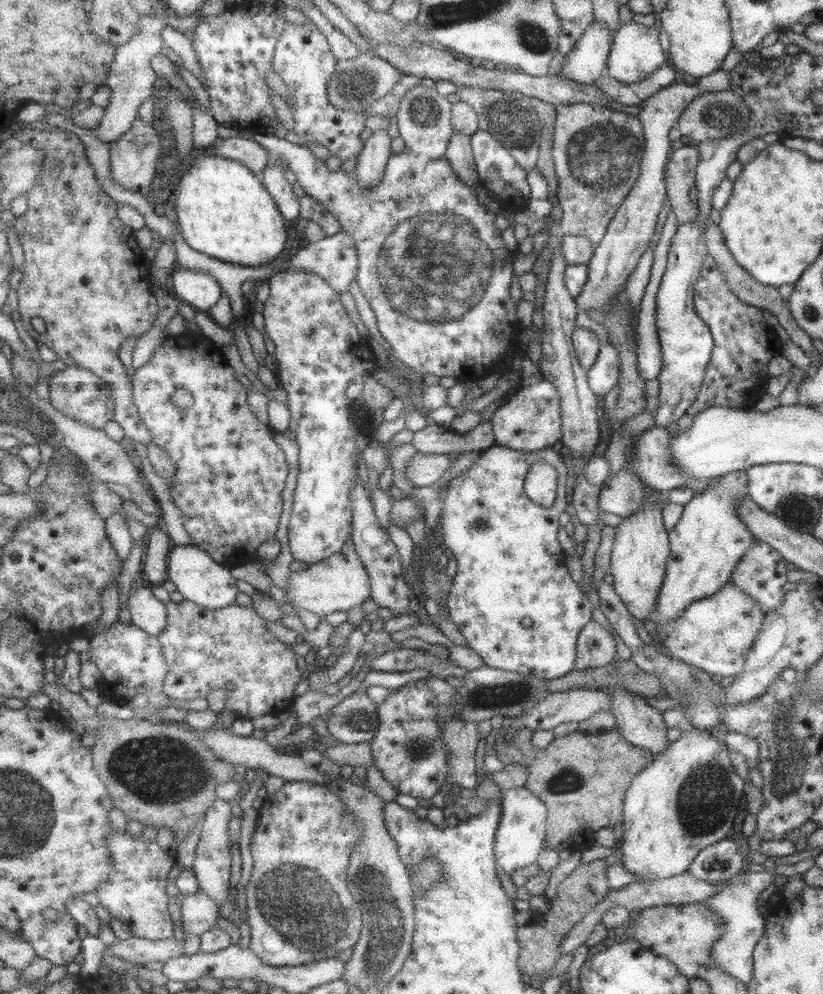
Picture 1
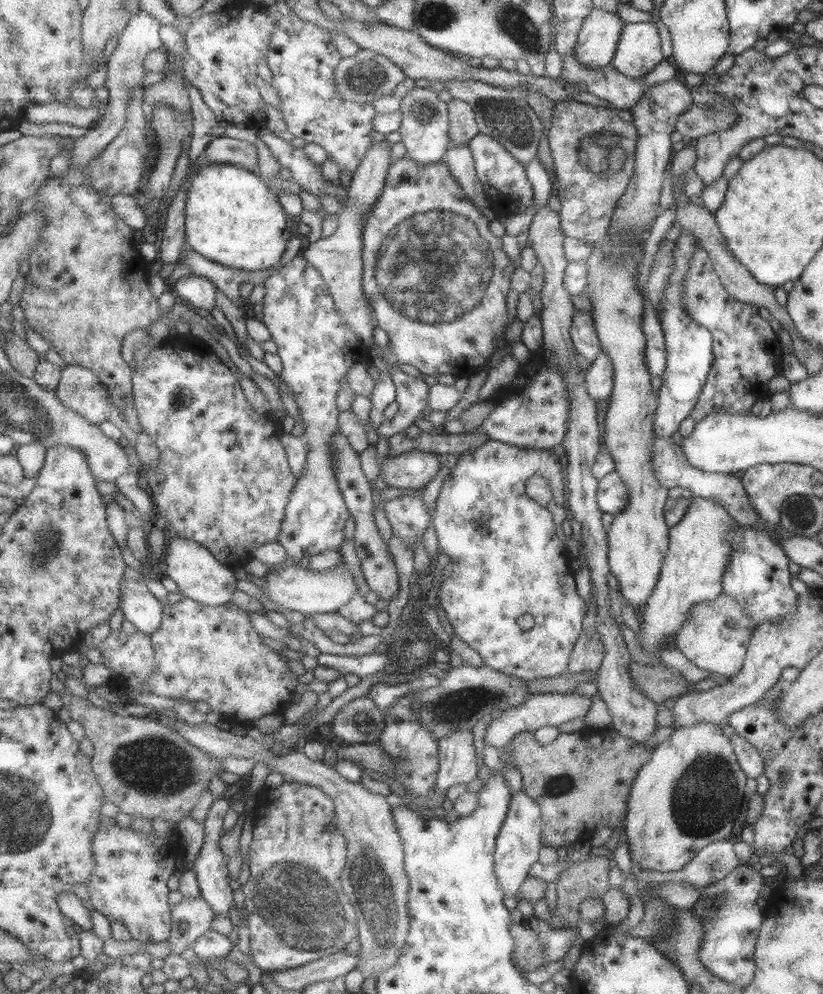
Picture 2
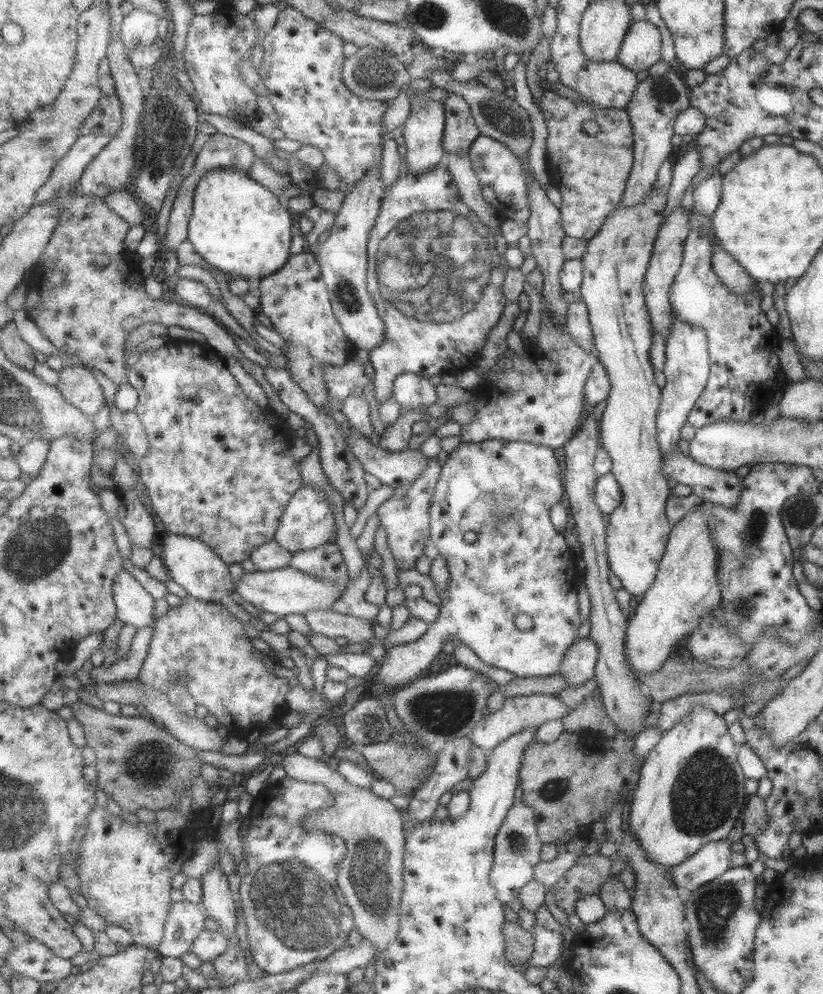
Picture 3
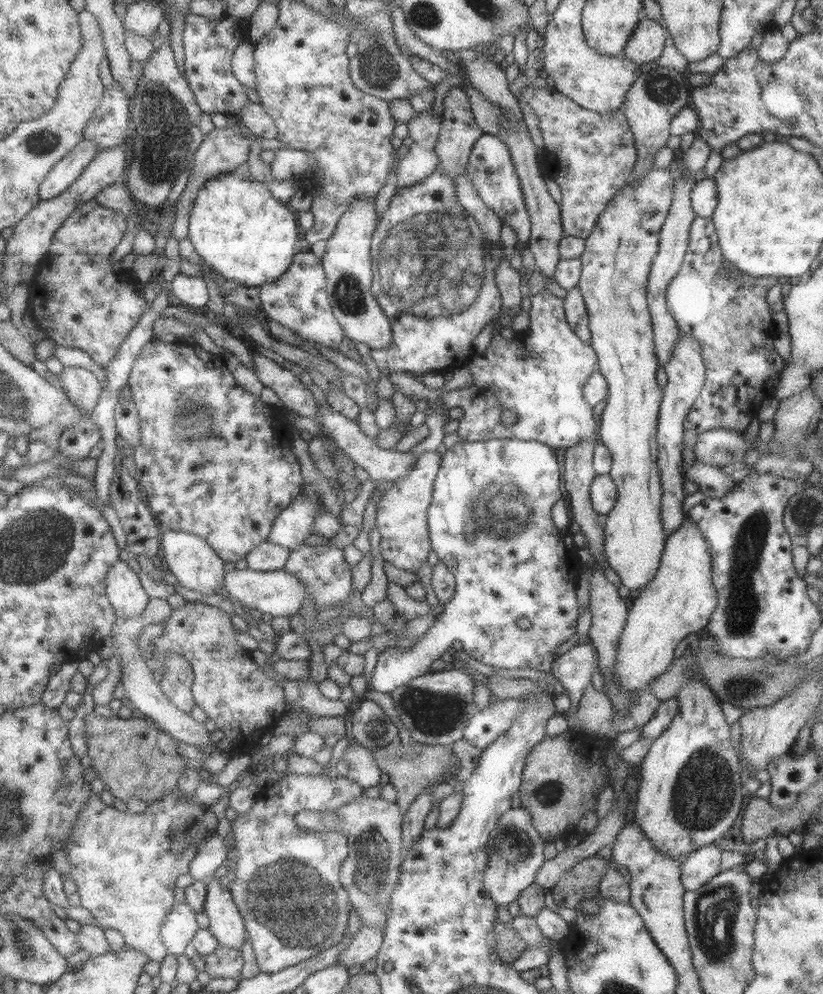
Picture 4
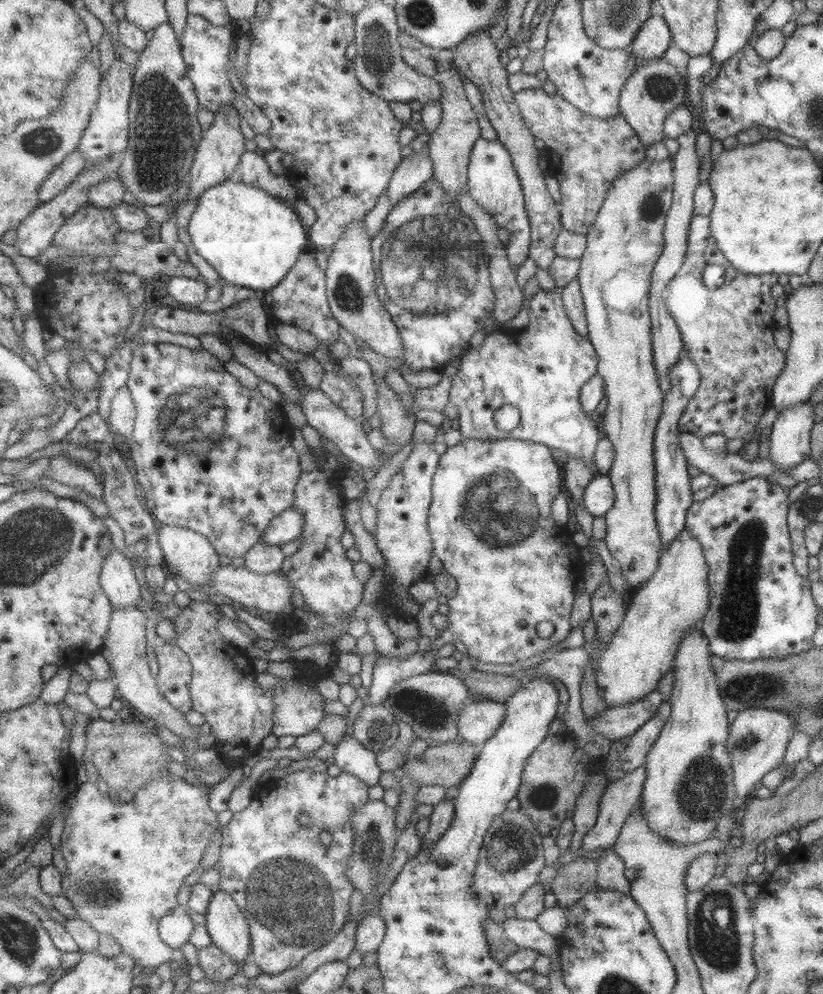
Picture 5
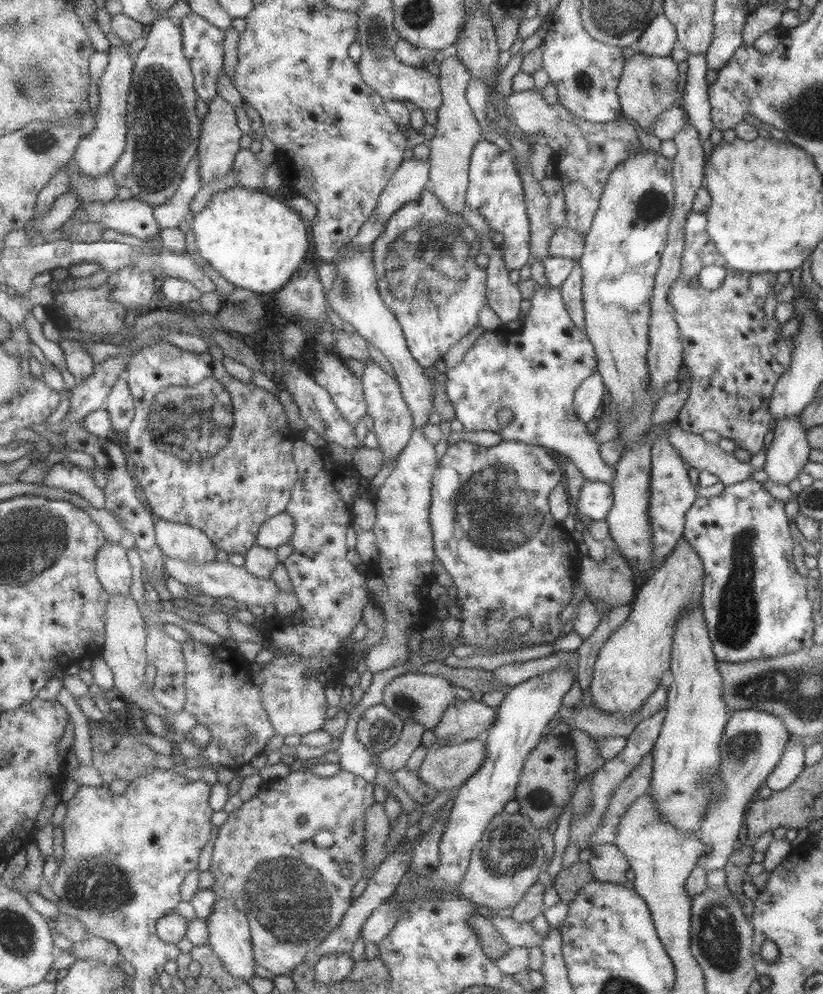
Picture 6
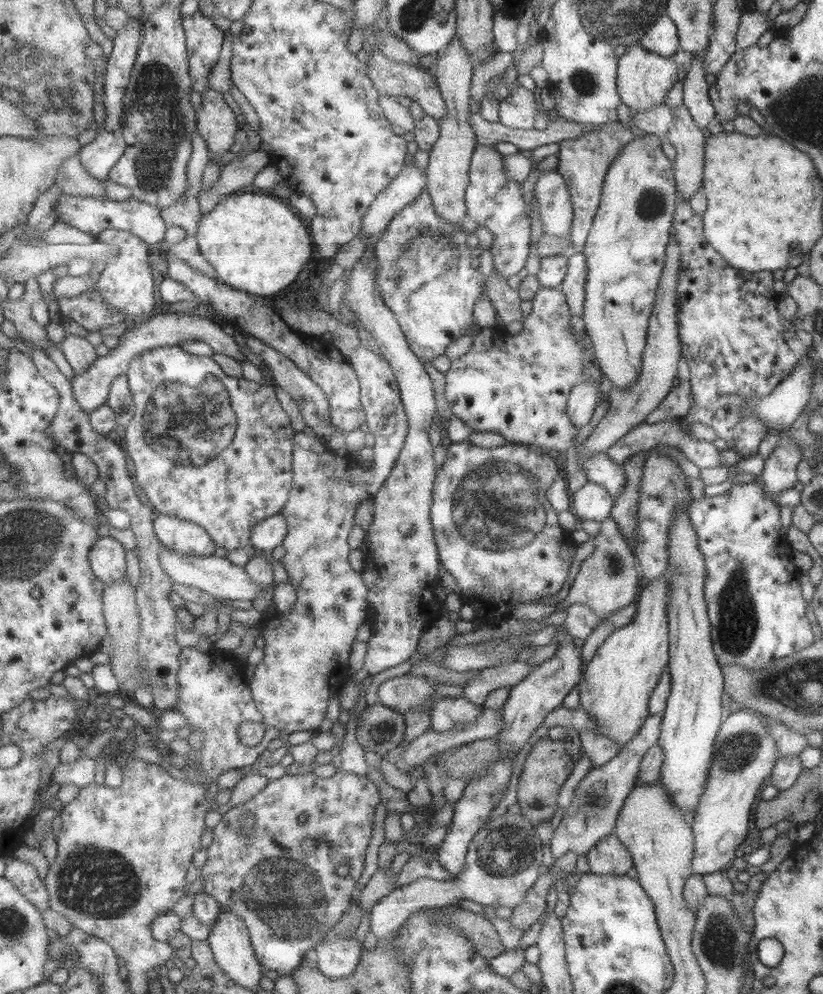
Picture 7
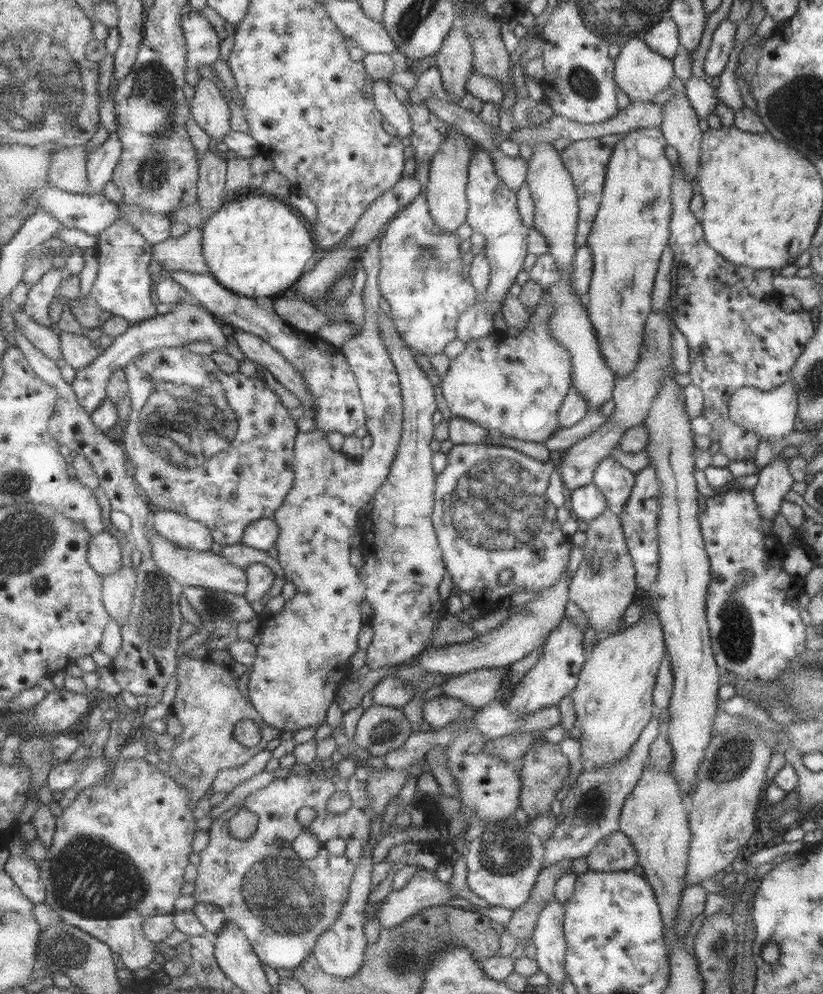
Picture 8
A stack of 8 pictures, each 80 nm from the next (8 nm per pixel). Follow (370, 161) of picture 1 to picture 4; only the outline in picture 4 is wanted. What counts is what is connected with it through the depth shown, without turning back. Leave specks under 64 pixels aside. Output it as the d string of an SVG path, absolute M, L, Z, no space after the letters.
M355 201L339 220L335 232L327 241L322 263L328 278L328 293L334 307L334 315L342 324L346 337L354 342L362 342L371 350L383 350L393 346L395 333L389 316L381 308L372 293L374 278L378 268L372 257L372 240L378 225L377 202Z

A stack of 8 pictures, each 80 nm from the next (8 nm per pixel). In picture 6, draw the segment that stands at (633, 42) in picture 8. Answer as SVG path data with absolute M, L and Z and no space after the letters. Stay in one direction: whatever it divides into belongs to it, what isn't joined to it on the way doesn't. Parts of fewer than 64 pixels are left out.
M636 52L627 59L620 85L617 88L619 102L621 102L621 113L629 120L634 120L639 128L645 133L651 133L651 126L654 125L656 118L673 105L677 104L677 63L669 57L647 56Z

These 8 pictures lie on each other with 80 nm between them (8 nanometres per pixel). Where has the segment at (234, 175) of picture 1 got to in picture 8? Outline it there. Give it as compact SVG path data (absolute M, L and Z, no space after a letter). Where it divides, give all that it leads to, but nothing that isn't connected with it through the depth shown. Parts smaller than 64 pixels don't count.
M242 192L238 199L229 199L201 228L203 231L204 255L211 274L225 288L248 296L273 297L289 290L303 274L307 262L315 254L312 227L305 218L299 218L287 201L260 192Z

